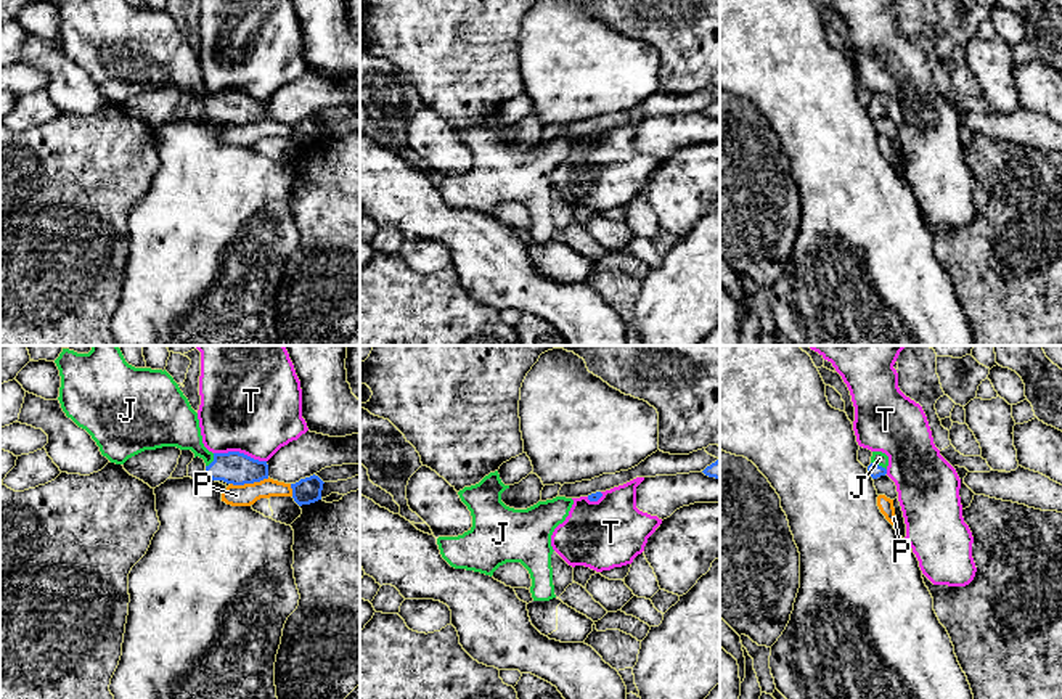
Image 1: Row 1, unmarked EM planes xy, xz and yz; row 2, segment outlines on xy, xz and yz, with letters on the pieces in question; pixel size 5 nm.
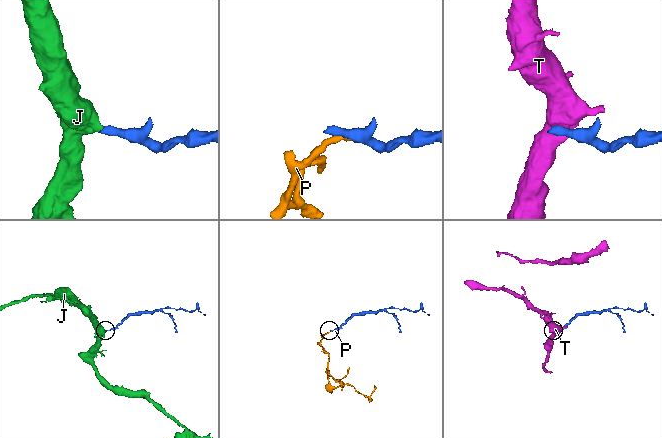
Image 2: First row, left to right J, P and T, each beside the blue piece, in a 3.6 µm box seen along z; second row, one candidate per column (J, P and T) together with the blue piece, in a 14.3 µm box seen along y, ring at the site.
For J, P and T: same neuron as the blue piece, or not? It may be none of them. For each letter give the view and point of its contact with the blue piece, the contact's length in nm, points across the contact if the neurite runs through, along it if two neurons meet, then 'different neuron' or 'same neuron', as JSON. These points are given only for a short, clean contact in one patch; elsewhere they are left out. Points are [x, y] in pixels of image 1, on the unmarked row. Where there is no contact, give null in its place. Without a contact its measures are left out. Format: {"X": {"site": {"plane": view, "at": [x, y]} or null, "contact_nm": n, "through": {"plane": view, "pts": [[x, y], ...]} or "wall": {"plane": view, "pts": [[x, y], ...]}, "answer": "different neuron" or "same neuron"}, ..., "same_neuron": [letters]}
{"J": {"site": {"plane": "yz", "at": [878, 105]}, "contact_nm": 90, "through": {"plane": "yz", "pts": [[874, 111], [878, 105], [879, 98]]}, "answer": "same neuron"}, "P": {"site": {"plane": "xy", "at": [249, 122]}, "contact_nm": 200, "wall": {"plane": "xy", "pts": [[269, 118], [259, 122], [230, 124]]}, "answer": "different neuron"}, "T": {"site": {"plane": "xy", "at": [238, 92]}, "contact_nm": 260, "wall": {"plane": "xy", "pts": [[214, 92], [243, 92], [265, 102]]}, "answer": "different neuron"}, "same_neuron": ["J"]}

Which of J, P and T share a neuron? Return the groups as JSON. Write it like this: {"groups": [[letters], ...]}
{"groups": [["J"], ["P"], ["T"]]}

